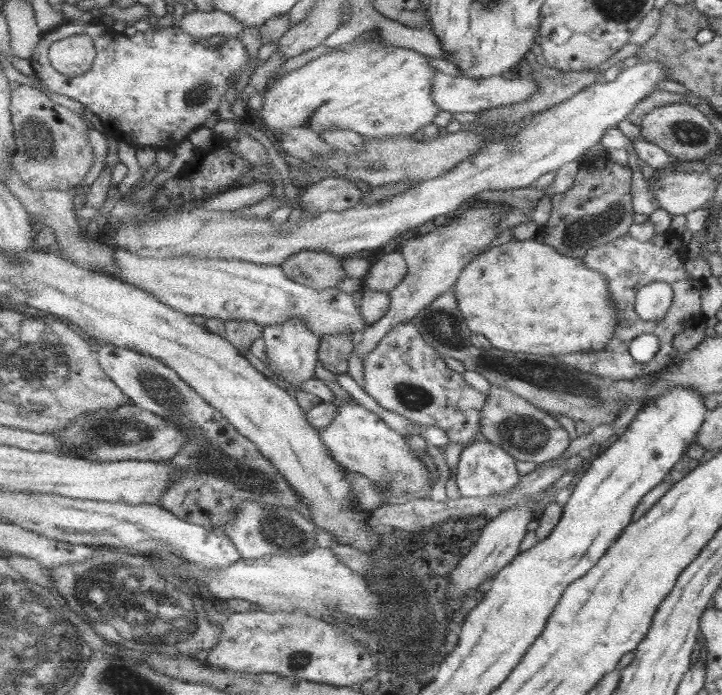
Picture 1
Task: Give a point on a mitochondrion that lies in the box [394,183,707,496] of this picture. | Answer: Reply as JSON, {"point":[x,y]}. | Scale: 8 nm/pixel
{"point":[546,377]}

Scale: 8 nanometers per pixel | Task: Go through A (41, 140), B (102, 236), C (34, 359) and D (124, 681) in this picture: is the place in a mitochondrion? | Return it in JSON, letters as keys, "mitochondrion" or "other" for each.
{"A":"mitochondrion","B":"other","C":"mitochondrion","D":"mitochondrion"}

